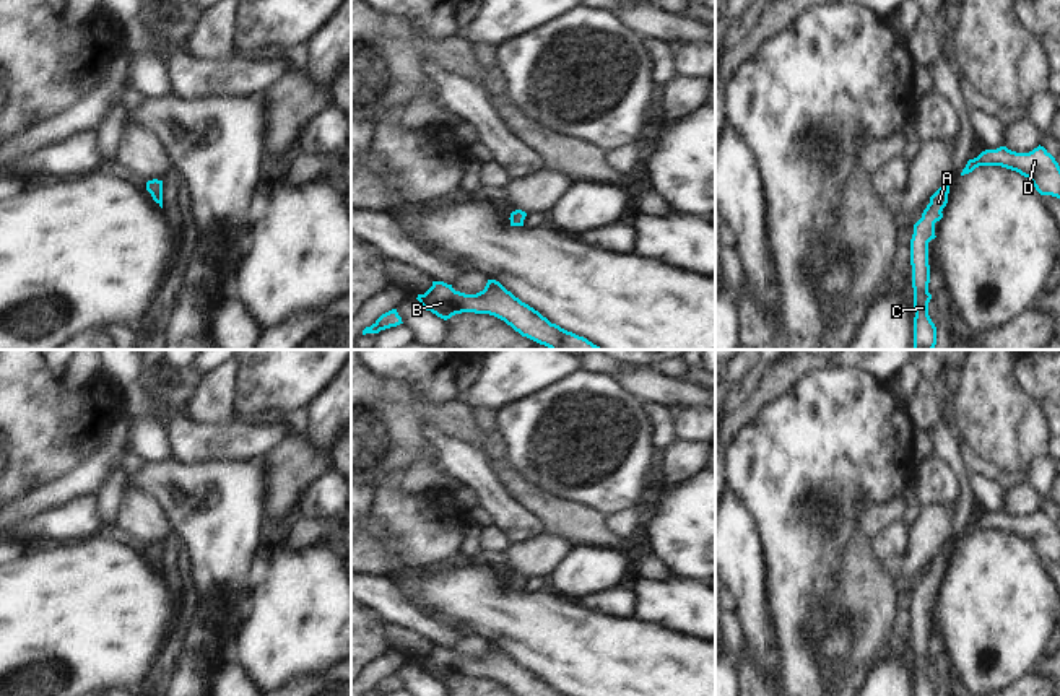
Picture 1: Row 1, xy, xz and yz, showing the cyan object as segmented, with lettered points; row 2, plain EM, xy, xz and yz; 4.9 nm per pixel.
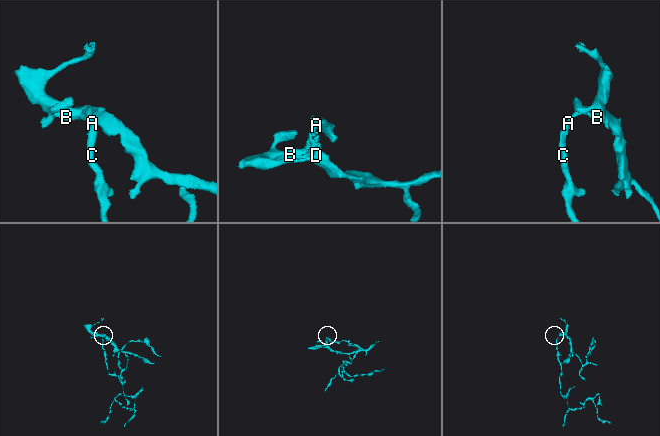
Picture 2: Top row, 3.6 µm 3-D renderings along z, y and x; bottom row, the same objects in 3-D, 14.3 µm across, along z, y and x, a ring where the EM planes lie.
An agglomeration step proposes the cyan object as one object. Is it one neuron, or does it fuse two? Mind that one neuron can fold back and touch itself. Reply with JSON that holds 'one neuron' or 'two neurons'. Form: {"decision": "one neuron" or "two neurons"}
{"decision": "one neuron"}

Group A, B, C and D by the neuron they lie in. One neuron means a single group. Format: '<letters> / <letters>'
A B C D

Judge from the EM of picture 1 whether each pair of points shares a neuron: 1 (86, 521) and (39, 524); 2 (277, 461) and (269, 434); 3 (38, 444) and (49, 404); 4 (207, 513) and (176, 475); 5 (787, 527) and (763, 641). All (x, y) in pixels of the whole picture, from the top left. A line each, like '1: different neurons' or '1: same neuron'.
1: same neuron
2: different neurons
3: same neuron
4: same neuron
5: different neurons

